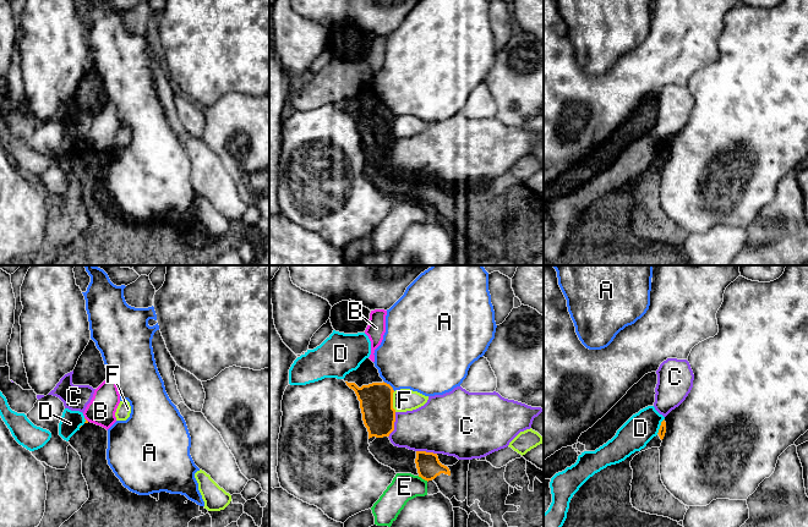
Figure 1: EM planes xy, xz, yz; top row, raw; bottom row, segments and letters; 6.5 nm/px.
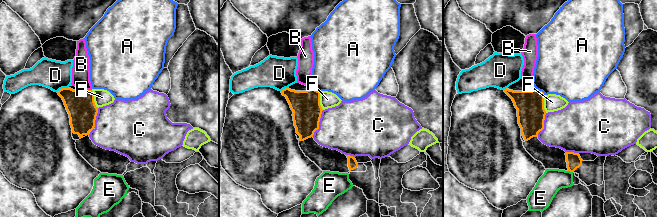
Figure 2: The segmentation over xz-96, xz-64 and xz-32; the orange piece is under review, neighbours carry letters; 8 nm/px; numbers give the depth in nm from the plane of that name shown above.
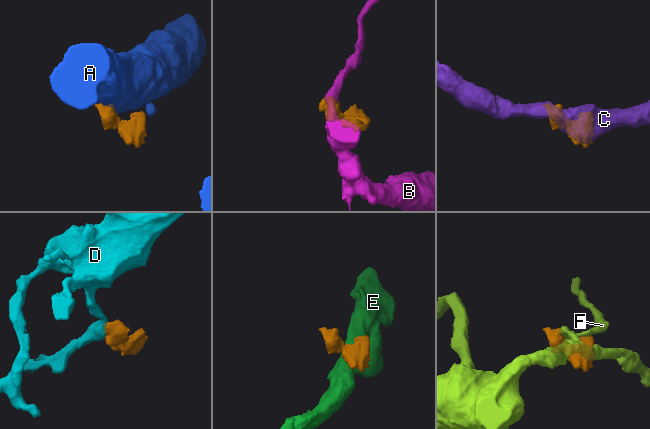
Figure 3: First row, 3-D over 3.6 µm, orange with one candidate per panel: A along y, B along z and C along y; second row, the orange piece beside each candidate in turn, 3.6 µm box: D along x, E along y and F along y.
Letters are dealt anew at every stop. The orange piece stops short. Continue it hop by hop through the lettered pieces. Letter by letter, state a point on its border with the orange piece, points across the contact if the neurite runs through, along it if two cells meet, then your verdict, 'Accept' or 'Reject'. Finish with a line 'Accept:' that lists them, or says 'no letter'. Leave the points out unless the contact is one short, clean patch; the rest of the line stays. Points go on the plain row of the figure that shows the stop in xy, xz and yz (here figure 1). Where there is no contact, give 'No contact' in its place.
A: Touches orange at xz (389, 111). Boundary: xz (383, 106), (394, 116). Reject
B: Touches orange at xy (86, 146). Boundary: xy (85, 143), (88, 147). Reject
C: Touches orange at xz (393, 151). Reject
D: Touches orange at yz (660, 152). Boundary: yz (664, 144), (656, 159). Reject
E: Touches orange at xz (422, 204). Reject
F: Touches orange at xz (392, 127). Reject
Accept: no letter

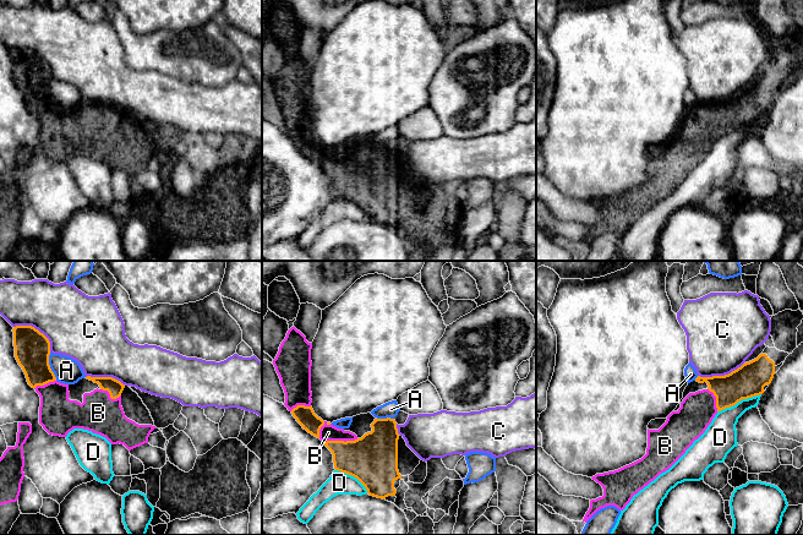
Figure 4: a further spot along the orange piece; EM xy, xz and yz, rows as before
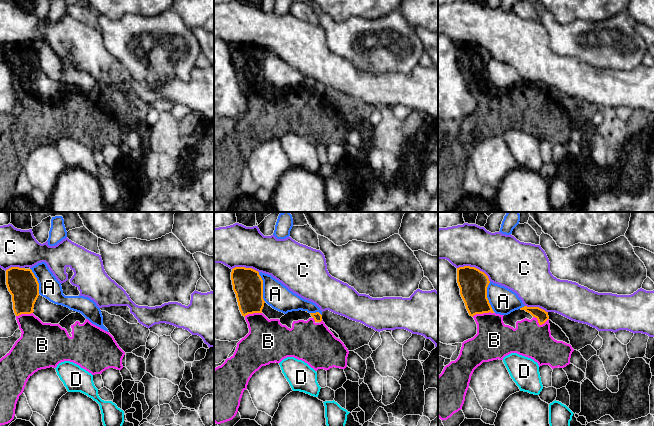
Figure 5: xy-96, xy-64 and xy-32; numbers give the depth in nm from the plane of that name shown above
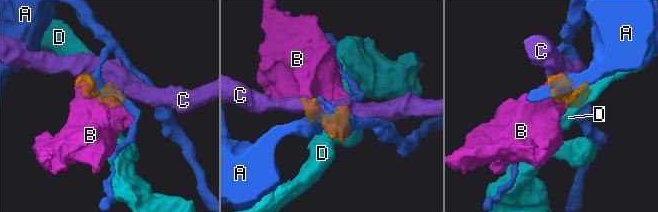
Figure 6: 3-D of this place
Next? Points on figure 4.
A: Touches orange at xy (49, 92). Reject
B: Touches orange at xz (340, 167). Accept
C: Touches orange at xy (37, 55). Reject
D: Touches orange at yz (738, 126). Reject
Accept: B

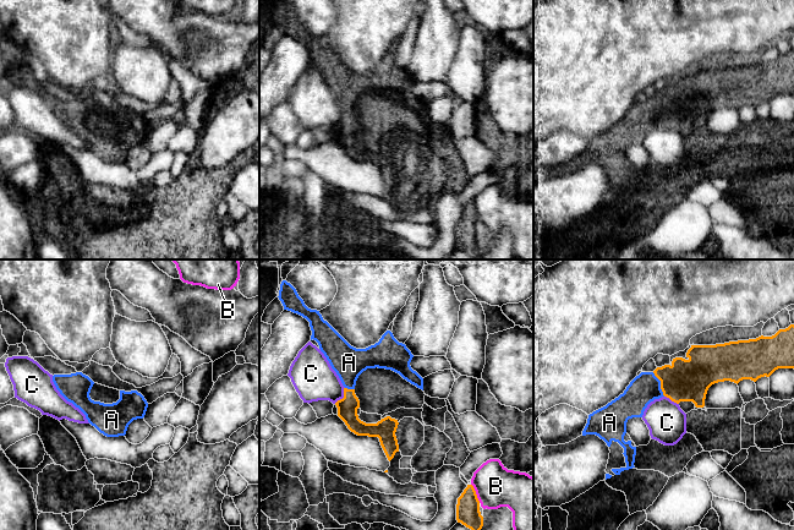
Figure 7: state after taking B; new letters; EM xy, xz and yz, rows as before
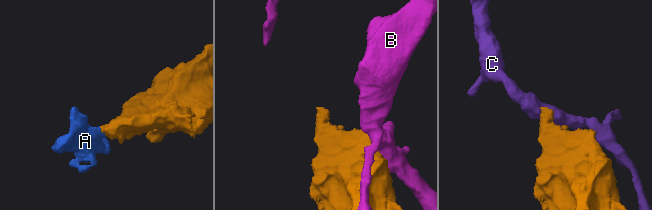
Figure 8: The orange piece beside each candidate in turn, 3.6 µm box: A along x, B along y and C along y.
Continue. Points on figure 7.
A: Touches orange at yz (661, 110). Path across: yz (689, 105), (661, 110), (644, 114). Accept
B: Touches orange at xz (475, 219). Reject
C: Touches orange at xz (344, 123). Boundary: xz (344, 113), (344, 121), (334, 129). Reject
Accept: A

